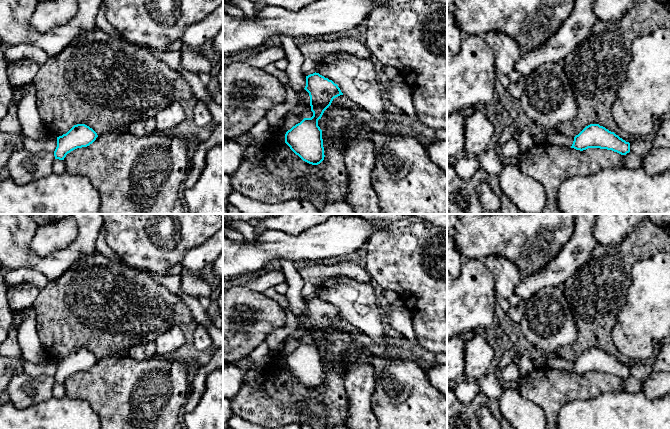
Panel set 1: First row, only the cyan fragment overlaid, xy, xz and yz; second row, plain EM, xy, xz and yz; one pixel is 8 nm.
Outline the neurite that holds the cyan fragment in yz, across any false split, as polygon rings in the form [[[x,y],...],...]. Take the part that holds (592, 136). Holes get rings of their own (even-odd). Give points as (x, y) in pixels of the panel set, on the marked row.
[[[590,124],[574,137],[571,148],[580,151],[600,148],[626,155],[630,152],[630,143],[599,124]]]

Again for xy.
[[[85,124],[74,125],[66,134],[57,137],[55,159],[64,160],[71,151],[87,147],[98,137],[97,133]]]

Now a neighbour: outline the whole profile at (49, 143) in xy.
[[[48,135],[39,140],[34,140],[23,136],[23,145],[24,149],[32,153],[36,153],[39,151],[49,151],[54,153],[57,147],[57,137],[53,135]]]

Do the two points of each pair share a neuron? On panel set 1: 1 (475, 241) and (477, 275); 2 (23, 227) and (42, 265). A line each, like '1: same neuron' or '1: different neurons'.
1: different neurons
2: same neuron

